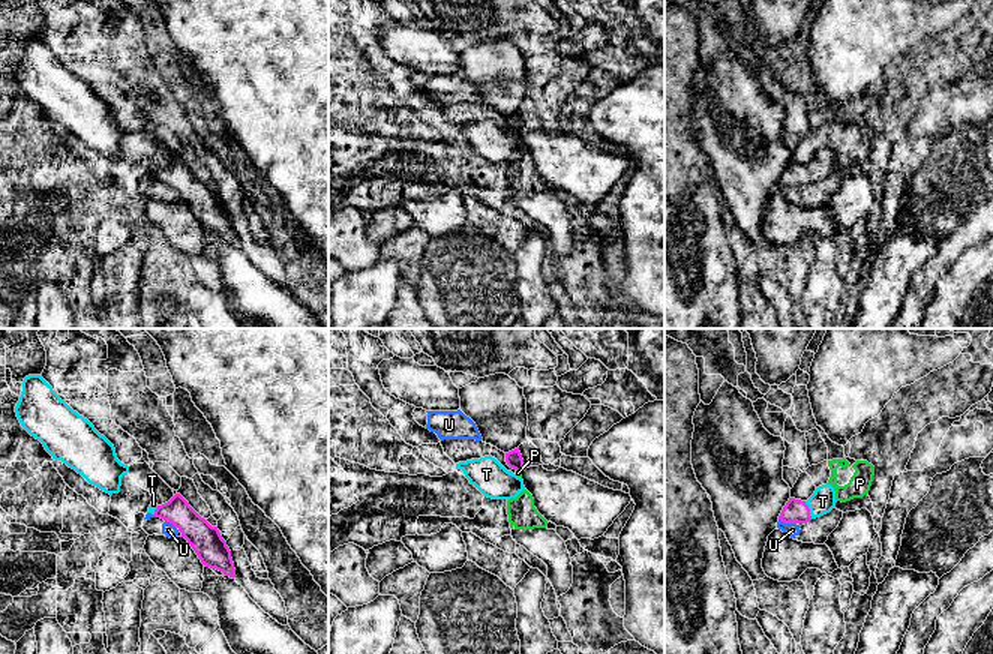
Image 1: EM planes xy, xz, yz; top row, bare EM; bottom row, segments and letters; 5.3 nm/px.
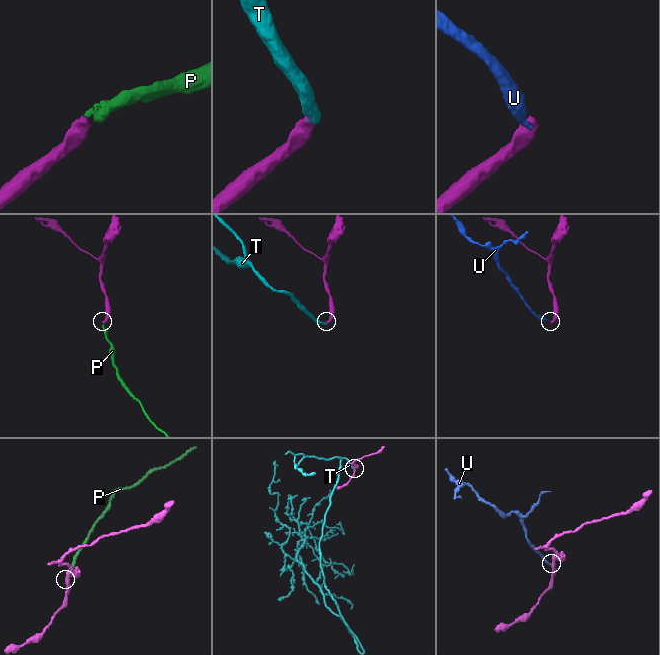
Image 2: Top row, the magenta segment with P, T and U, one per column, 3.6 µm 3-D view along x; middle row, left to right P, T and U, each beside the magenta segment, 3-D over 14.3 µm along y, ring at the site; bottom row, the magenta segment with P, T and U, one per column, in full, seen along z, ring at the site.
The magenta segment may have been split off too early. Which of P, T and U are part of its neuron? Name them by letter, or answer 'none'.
T

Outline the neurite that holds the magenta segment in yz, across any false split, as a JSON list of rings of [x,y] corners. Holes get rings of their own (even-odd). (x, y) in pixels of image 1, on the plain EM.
[[[826,147],[816,152],[807,165],[789,162],[778,183],[784,188],[807,188],[830,177],[836,171],[836,166],[836,154]]]

